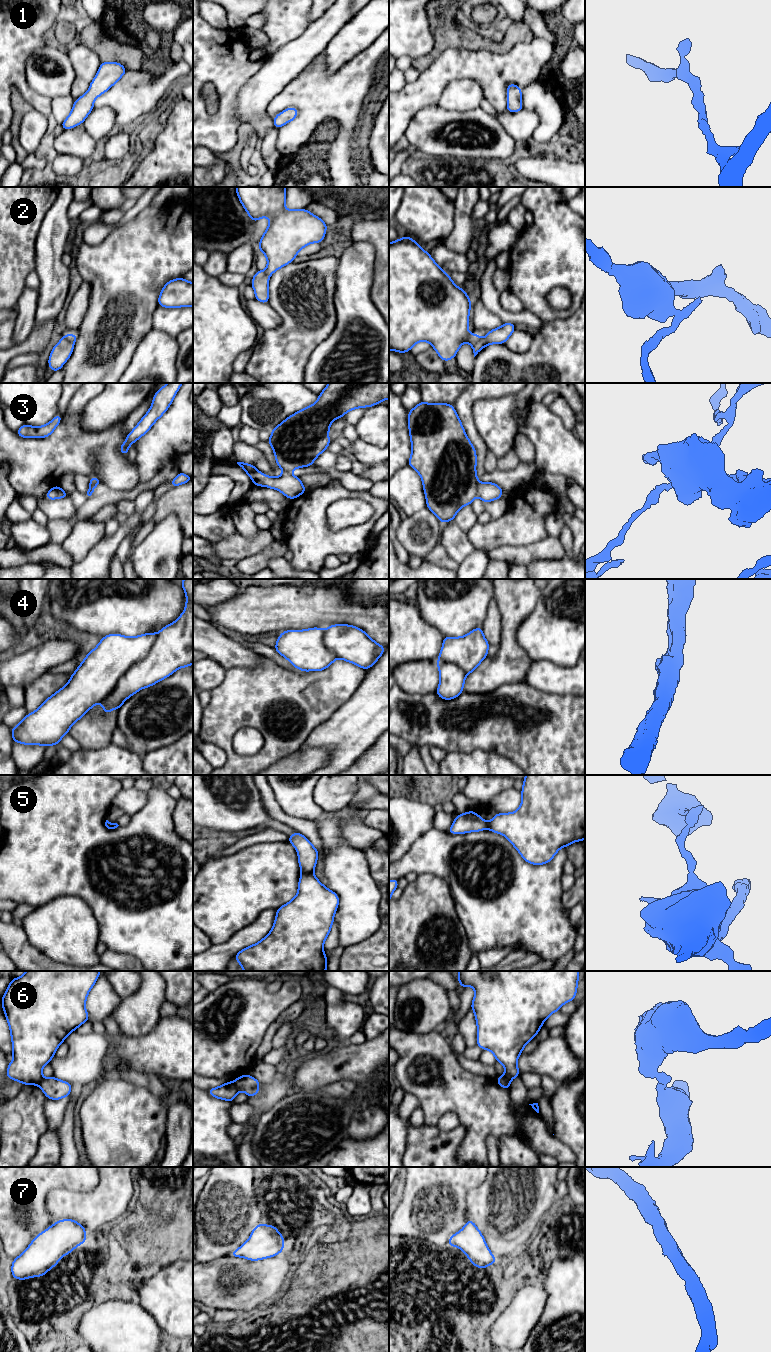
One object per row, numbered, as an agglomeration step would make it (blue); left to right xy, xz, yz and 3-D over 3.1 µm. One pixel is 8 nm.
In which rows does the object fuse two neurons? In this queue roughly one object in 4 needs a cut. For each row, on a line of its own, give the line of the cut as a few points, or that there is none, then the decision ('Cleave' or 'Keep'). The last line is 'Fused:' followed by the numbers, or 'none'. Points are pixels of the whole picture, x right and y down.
1: No split. Keep
2: Split along xy (63, 337), (73, 343). Cleave
3: Split along yz (478, 484), (476, 495). Cleave
4: No split. Keep
5: Split along xz (302, 872), (312, 873). Cleave
6: Split along xz (233, 1083), (238, 1090). Cleave
7: No split. Keep
Fused: 2, 3, 5, 6

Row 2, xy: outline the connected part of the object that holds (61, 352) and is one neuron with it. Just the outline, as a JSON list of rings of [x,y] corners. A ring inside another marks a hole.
[[[62,338],[52,349],[48,365],[52,372],[56,372],[62,368],[66,361],[70,358],[74,349],[74,343]]]

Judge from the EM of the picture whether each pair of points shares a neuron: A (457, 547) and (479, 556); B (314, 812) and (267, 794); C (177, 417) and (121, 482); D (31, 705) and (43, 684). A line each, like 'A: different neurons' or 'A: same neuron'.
A: different neurons
B: different neurons
C: different neurons
D: same neuron

